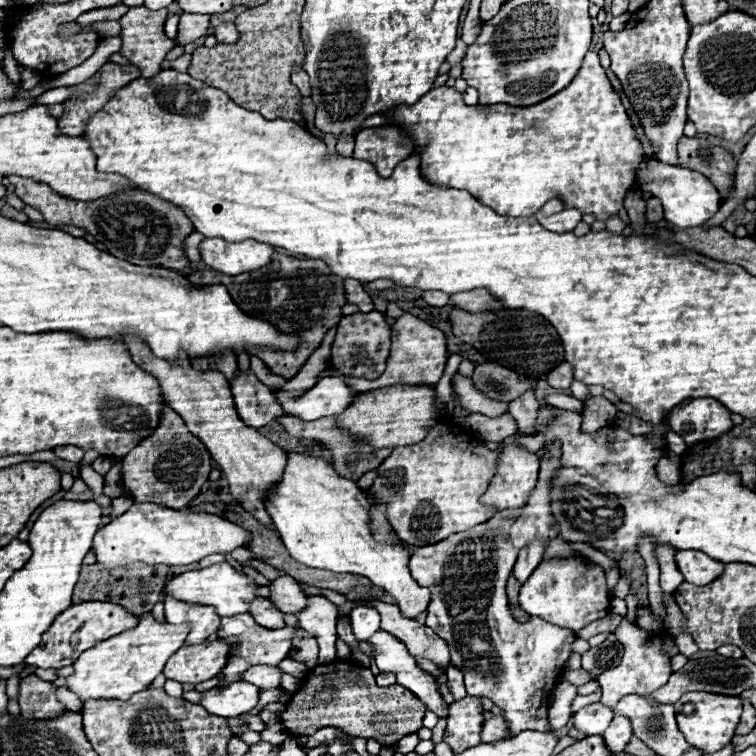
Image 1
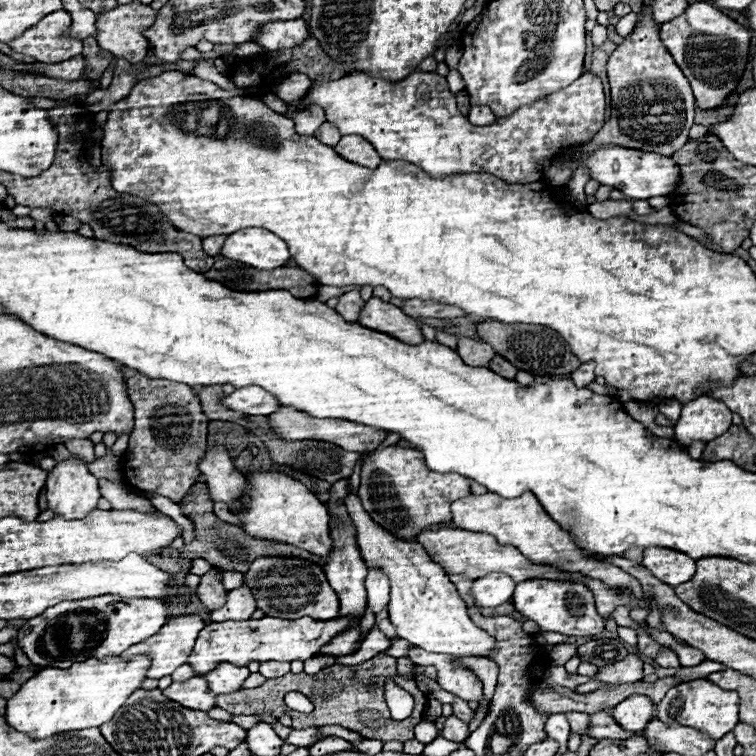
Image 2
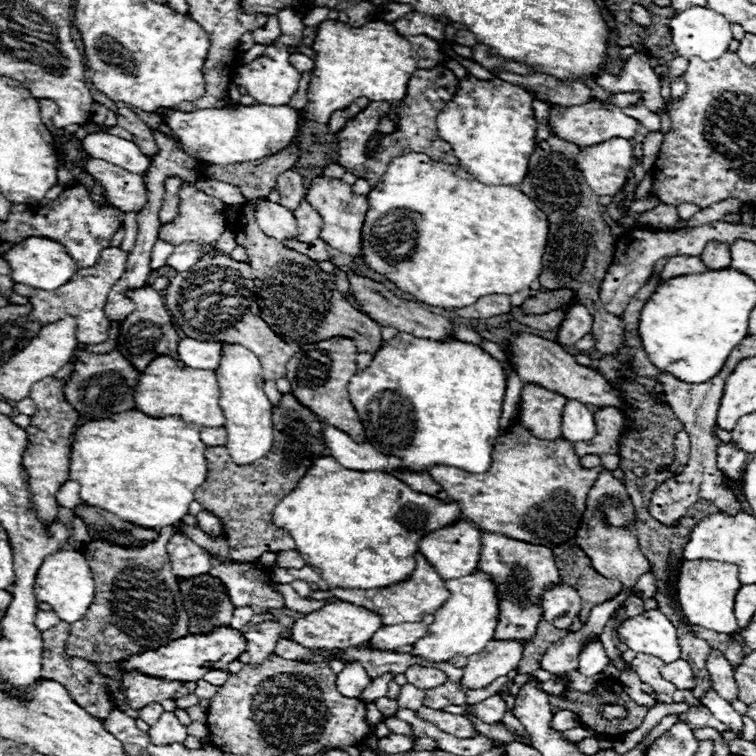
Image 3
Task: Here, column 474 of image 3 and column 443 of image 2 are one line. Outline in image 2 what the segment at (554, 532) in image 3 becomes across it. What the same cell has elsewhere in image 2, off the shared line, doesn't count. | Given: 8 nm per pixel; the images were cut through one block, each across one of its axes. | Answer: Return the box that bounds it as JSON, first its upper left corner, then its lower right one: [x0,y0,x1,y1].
[358,444,470,540]

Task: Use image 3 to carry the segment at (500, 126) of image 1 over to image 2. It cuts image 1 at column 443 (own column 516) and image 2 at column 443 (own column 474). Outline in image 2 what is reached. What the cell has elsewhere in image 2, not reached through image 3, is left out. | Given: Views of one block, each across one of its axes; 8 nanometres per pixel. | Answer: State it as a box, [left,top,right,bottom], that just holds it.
[290,72,606,184]

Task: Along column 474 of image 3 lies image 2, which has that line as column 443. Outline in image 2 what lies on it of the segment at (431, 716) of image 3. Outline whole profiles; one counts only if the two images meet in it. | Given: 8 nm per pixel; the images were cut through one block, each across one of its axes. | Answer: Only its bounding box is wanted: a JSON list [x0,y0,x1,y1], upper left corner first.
[442,716,470,742]

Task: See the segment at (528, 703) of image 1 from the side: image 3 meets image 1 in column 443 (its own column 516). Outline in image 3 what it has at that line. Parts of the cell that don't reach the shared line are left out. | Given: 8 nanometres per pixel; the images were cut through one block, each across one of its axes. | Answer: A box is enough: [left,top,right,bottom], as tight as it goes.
[478,532,558,642]

